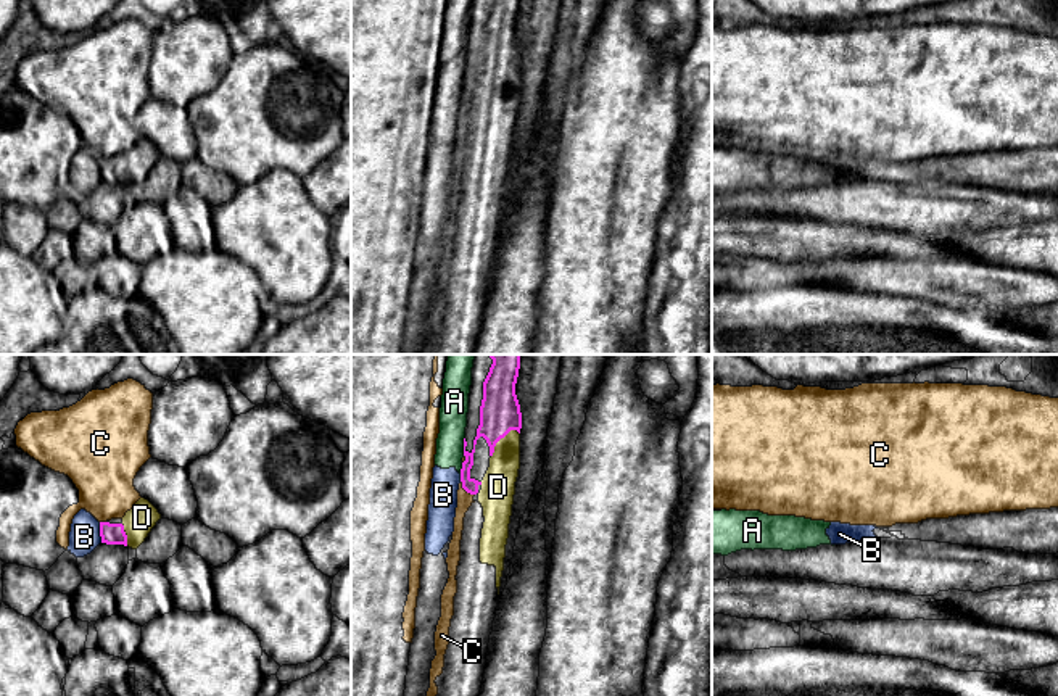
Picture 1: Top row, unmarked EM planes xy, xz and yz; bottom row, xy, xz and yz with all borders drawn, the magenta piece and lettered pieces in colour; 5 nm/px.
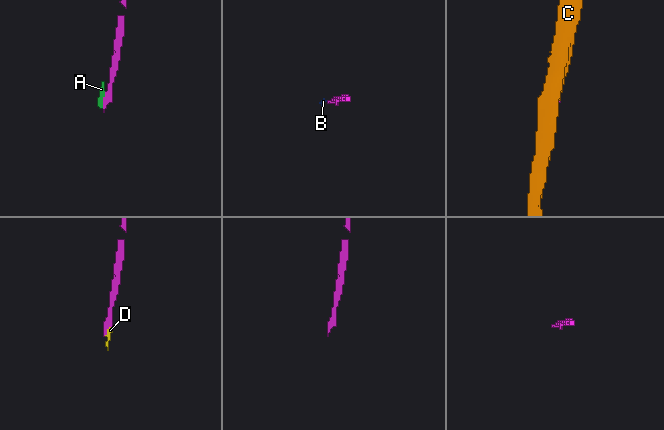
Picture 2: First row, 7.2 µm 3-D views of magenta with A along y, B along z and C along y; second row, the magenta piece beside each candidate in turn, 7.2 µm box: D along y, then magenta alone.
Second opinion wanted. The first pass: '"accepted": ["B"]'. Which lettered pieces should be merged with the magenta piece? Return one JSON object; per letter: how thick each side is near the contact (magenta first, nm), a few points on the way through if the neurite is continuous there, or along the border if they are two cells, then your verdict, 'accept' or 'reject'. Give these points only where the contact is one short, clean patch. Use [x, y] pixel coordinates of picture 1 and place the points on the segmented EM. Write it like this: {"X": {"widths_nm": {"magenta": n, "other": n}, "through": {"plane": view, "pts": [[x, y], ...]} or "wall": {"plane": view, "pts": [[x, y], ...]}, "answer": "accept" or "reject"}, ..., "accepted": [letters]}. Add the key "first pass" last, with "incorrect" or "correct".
{"A": {"widths_nm": {"magenta": 200, "other": 140}, "answer": "reject"}, "B": {"widths_nm": {"magenta": 110, "other": 160}, "wall": {"plane": "xy", "pts": [[99, 522], [102, 542]]}, "answer": "reject"}, "C": {"widths_nm": {"magenta": 80, "other": 80}, "answer": "reject"}, "D": {"widths_nm": {"magenta": 200, "other": 180}, "through": {"plane": "xz", "pts": [[500, 413], [500, 439], [498, 487]]}, "answer": "accept"}, "accepted": ["D"], "first pass": "incorrect"}

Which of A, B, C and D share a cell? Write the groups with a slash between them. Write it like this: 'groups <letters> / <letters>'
groups A B / C / D

